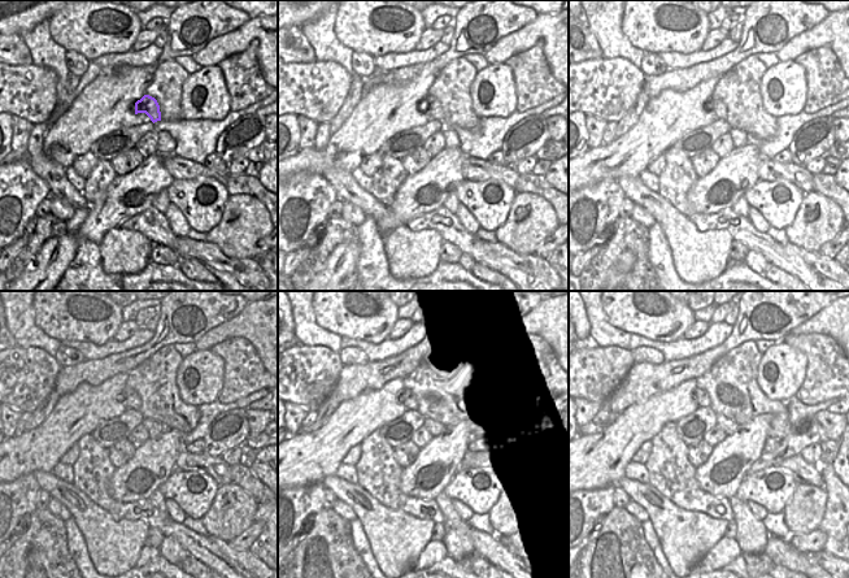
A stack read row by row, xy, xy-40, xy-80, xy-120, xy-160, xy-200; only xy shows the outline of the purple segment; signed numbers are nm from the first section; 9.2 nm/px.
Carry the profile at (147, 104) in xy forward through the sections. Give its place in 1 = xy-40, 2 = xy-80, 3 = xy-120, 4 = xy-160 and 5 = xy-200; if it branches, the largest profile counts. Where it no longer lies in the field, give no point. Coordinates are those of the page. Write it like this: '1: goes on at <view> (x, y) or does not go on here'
1: goes on at xy-40 (434, 109)
2: goes on at xy-80 (718, 107)
3: goes on at xy-120 (129, 398)
4: goes on at xy-160 (408, 398)
5: goes on at xy-200 (701, 398)

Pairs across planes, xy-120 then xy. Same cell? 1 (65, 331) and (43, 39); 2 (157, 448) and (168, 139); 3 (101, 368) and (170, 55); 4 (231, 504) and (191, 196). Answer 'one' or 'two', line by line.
1: two
2: two
3: one
4: two

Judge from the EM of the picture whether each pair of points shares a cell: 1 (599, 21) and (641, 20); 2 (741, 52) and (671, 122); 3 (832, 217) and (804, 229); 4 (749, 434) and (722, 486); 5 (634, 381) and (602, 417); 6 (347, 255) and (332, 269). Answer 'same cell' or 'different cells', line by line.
1: different cells
2: different cells
3: same cell
4: same cell
5: different cells
6: same cell

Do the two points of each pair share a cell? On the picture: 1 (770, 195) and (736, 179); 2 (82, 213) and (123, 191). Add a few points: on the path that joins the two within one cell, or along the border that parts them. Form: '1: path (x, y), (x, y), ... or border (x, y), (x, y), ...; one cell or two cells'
1: border (760, 179), (741, 195); two cells
2: border (88, 208), (82, 225), (74, 233), (68, 233); two cells

